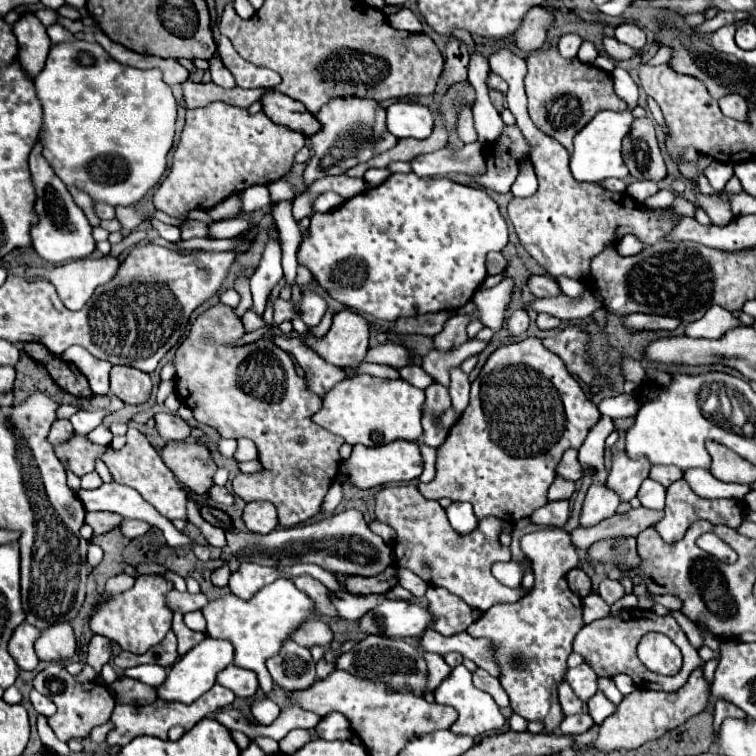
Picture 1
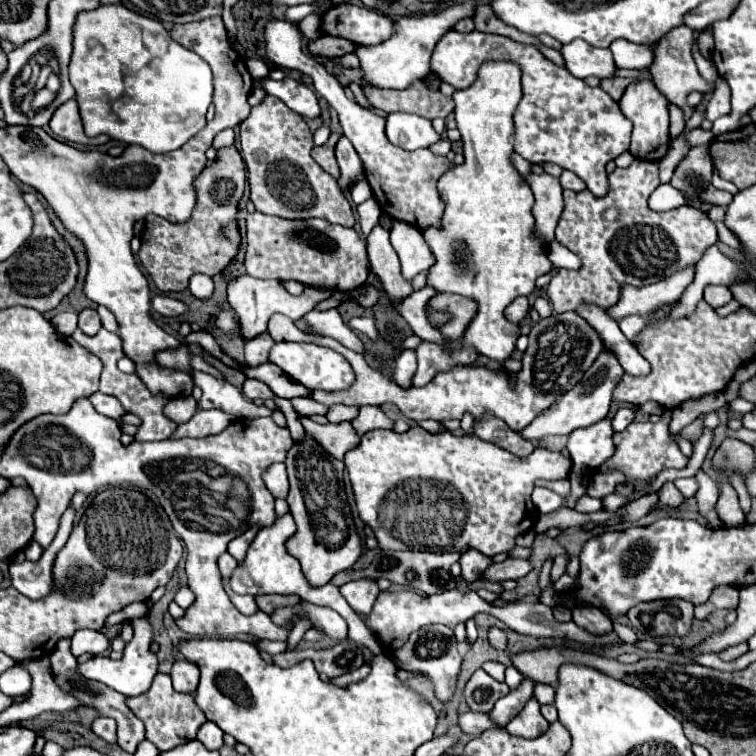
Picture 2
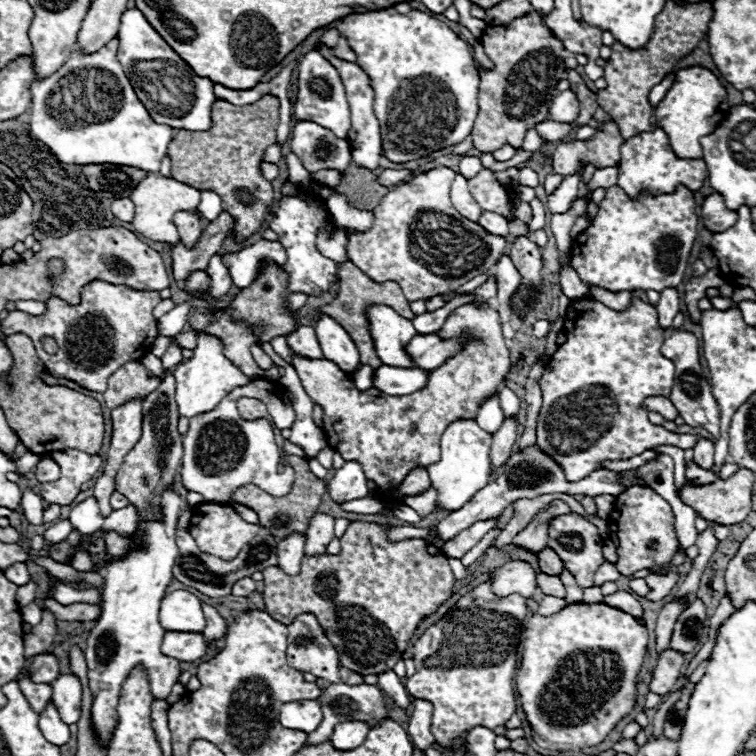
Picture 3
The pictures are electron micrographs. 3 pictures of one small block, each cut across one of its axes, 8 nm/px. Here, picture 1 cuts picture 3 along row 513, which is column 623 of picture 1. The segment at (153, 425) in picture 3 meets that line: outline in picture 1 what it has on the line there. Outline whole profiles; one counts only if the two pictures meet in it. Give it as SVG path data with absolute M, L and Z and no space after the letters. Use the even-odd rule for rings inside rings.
M638 118L632 122L628 136L622 142L622 158L636 180L660 182L666 178L664 158L658 148L654 122L650 118Z

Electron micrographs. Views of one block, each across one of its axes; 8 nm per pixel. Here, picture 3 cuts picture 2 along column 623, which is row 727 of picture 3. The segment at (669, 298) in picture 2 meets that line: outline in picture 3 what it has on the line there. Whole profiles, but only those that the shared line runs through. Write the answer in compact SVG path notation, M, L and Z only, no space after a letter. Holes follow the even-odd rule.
M302 700L290 702L280 708L280 722L286 728L312 732L322 722L322 706L318 700Z

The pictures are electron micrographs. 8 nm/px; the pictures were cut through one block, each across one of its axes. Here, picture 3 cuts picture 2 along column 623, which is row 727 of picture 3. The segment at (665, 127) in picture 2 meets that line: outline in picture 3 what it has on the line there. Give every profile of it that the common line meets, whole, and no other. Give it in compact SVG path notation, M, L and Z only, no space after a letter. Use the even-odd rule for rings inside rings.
M174 486L162 492L162 518L160 520L146 520L142 522L138 516L136 506L126 506L114 510L108 517L100 513L98 503L94 497L84 502L78 502L70 508L68 520L76 530L82 534L93 534L98 529L106 528L112 532L120 532L120 536L132 538L132 550L106 566L104 574L104 592L102 592L102 614L96 620L96 626L90 630L88 646L84 650L86 664L88 664L88 680L92 690L92 722L96 732L100 734L100 742L106 746L112 734L112 728L118 722L116 706L120 696L120 684L130 674L136 664L144 664L150 674L150 688L154 698L168 698L172 686L178 682L180 676L180 662L162 654L162 638L164 628L158 622L160 602L166 596L166 586L172 580L172 566L178 556L176 546L176 522L182 510L182 498L174 490Z

